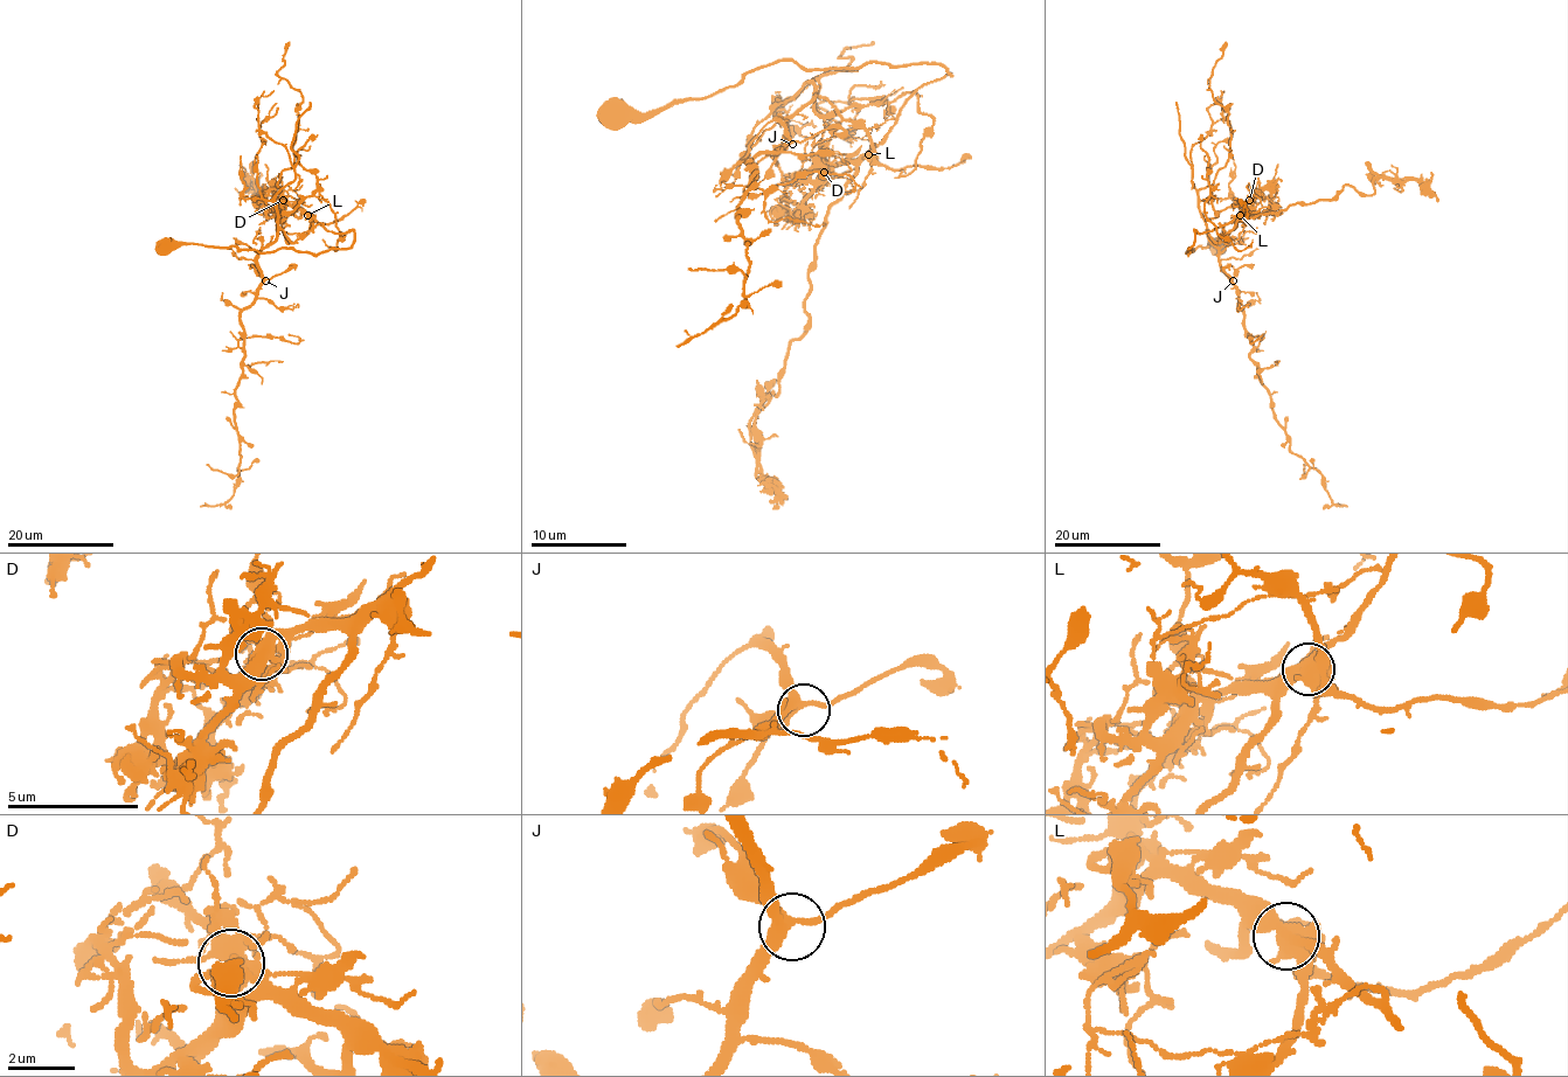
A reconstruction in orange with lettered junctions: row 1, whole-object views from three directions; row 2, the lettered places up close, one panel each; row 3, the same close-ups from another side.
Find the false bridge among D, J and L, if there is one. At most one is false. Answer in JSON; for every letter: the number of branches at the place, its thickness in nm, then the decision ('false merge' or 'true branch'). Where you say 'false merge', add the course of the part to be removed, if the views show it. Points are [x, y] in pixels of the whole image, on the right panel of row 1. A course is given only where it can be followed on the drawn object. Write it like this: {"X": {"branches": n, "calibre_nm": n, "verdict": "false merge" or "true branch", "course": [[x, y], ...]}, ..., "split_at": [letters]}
{"D": {"branches": 5, "calibre_nm": 240, "verdict": "true branch"}, "J": {"branches": 4, "calibre_nm": 300, "verdict": "true branch"}, "L": {"branches": 5, "calibre_nm": 500, "verdict": "false merge", "course": [[1240, 214], [1219, 242], [1208, 237], [1243, 312], [1249, 359], [1289, 450], [1347, 506]]}, "split_at": ["L"]}

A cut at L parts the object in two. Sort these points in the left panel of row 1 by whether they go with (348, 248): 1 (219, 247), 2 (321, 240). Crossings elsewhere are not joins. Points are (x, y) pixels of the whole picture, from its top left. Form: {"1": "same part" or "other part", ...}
{"1": "same part", "2": "other part"}

